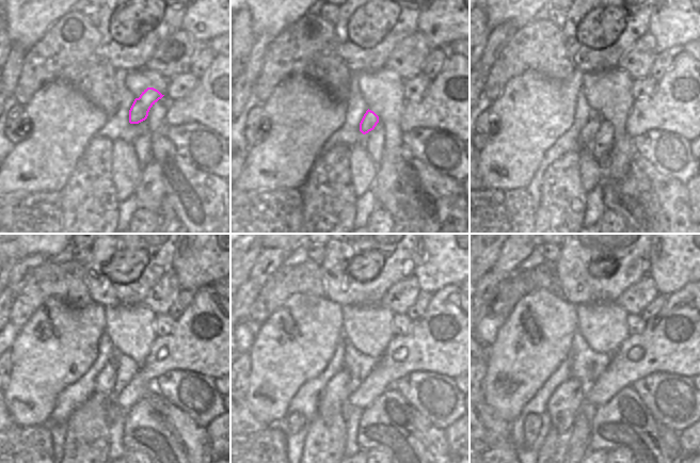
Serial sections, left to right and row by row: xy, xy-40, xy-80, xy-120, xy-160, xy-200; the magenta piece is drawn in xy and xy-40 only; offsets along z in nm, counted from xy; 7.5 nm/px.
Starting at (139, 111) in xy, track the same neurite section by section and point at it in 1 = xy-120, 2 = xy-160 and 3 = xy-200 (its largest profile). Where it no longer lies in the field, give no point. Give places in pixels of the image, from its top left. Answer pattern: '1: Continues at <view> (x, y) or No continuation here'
1: Continues at xy-120 (105, 382)
2: Continues at xy-160 (335, 394)
3: Continues at xy-200 (567, 400)

